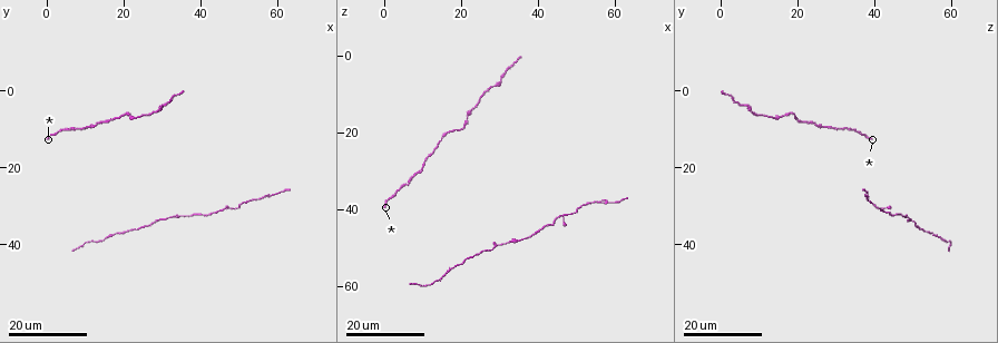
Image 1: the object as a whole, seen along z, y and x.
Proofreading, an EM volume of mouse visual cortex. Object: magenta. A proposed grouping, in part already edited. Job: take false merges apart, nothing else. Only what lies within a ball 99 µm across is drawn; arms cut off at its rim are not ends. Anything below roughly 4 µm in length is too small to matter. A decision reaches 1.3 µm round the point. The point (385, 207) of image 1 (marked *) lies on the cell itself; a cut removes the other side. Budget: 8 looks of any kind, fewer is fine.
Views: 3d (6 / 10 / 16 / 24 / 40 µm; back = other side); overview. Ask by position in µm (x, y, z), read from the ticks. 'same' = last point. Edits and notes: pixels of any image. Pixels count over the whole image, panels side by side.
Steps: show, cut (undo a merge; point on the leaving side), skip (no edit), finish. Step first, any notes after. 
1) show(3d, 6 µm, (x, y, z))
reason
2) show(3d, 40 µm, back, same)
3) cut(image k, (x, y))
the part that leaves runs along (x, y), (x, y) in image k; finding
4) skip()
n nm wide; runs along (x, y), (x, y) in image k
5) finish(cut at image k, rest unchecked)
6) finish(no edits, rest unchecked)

show(3d, 16 µm, (23.5, 7.0, 13.5))
sudden change in width

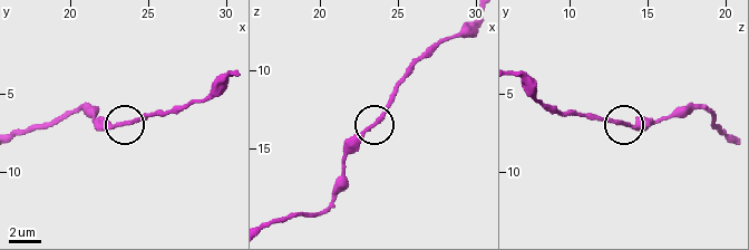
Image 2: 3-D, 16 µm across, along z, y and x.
show(3d, 10 µm, (23.0, 7.0, 13.8))
zoom in

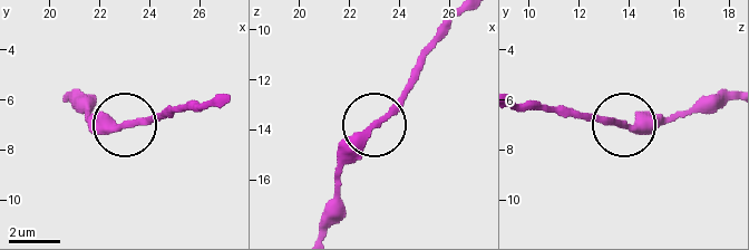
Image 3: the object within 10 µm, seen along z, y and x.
skip()
runs along (727, 97), (624, 123), (582, 116) in image 3; continuous, no second cell

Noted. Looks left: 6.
show(3d, 24 µm, (20.0, 5.5, 19.0))
sudden change in width

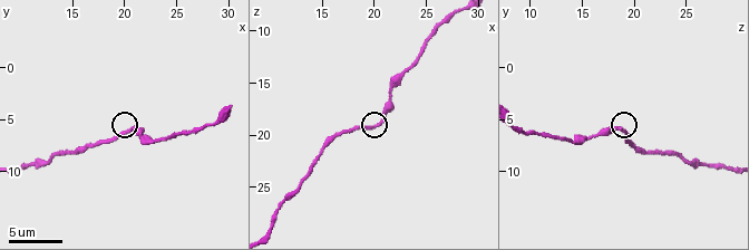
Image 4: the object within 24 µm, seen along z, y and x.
show(3d, 6 µm, (20.4, 6.0, 18.8))

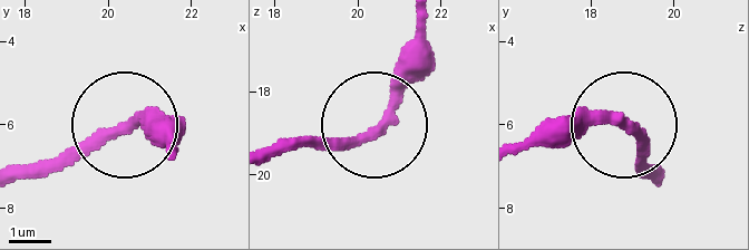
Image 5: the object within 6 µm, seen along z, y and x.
skip()
one cell here

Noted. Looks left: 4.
show(3d, 24 µm, (32.5, 32.5, 48.5))

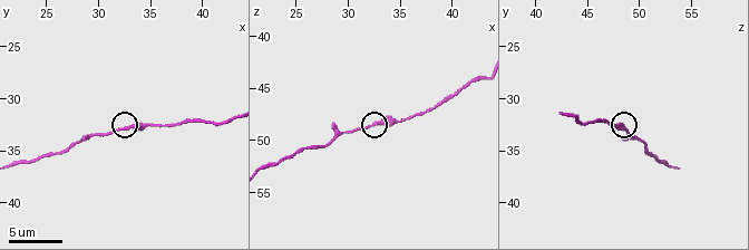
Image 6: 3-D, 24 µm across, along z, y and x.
show(3d, 10 µm, (32.6, 32.8, 48.6))

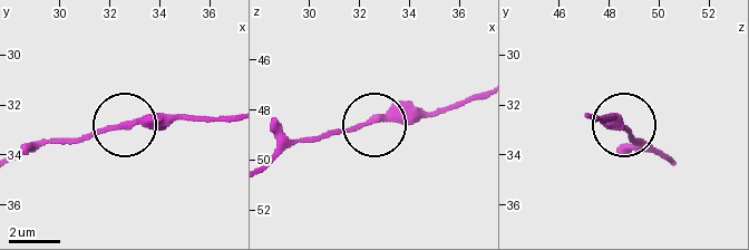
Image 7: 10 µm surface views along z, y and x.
skip()
all the same cell

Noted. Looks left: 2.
show(3d, 16 µm, (43.0, 31.5, 44.0))
a narrow waist

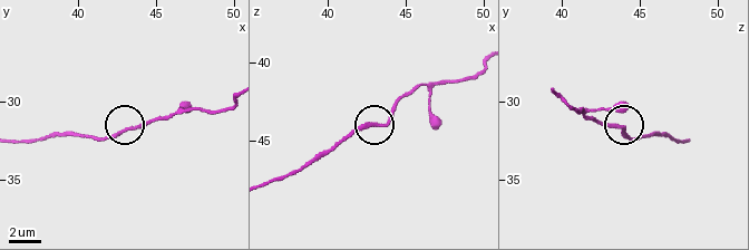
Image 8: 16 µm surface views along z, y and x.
show(3d, 10 µm, (43.2, 31.8, 43.8))
closer look

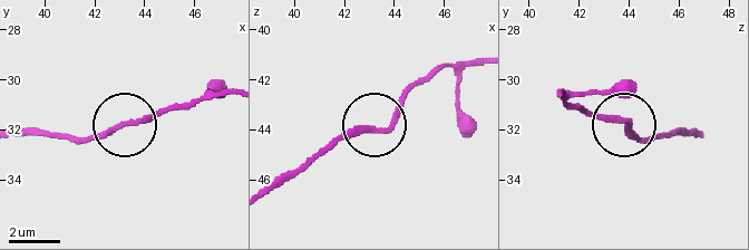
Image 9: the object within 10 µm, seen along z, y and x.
skip()
runs along (23, 136), (100, 136), (175, 111) in image 9; one cell here

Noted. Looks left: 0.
finish(no edits, rest unchecked)

